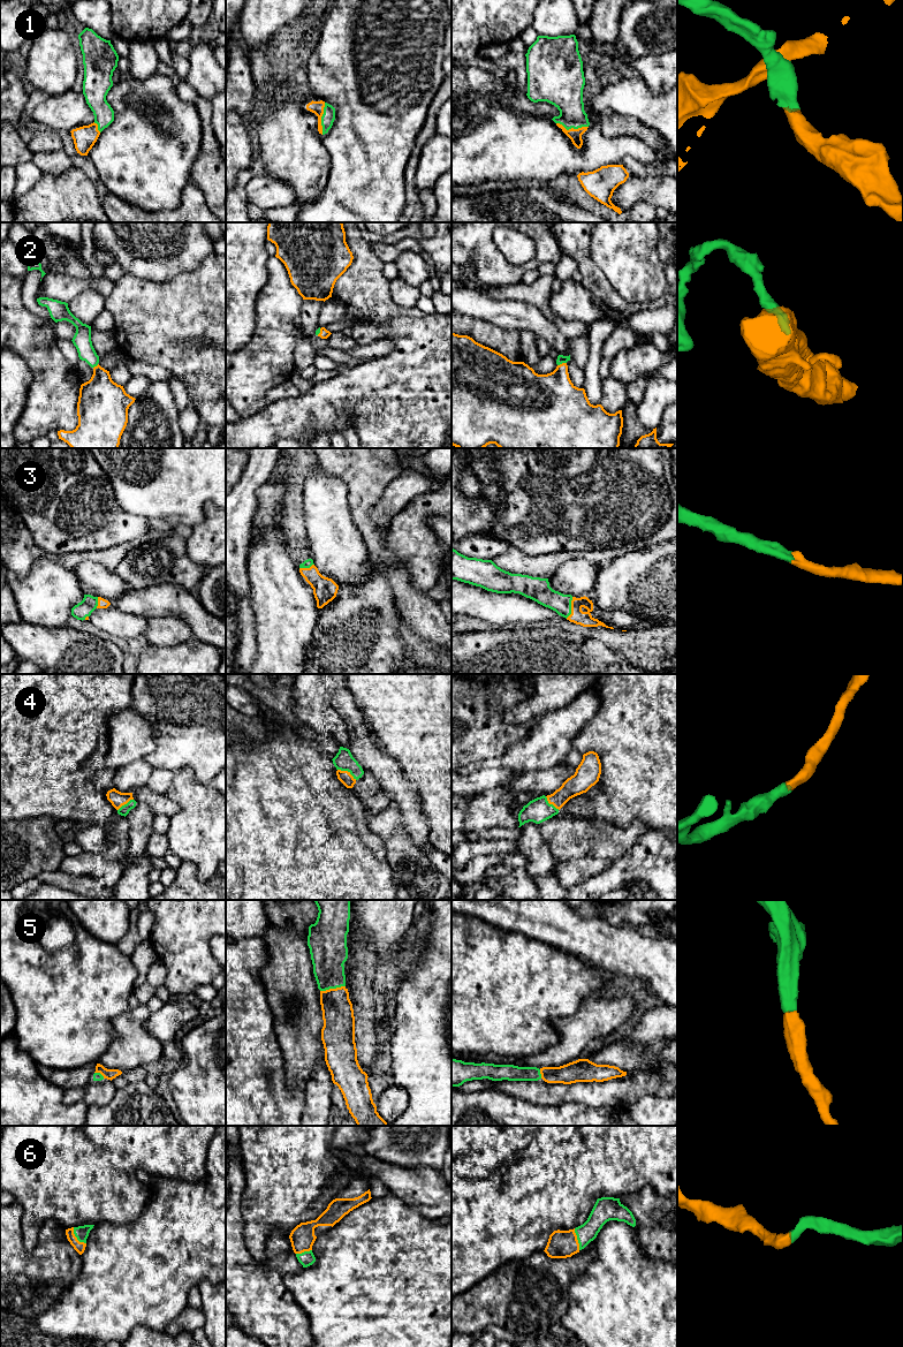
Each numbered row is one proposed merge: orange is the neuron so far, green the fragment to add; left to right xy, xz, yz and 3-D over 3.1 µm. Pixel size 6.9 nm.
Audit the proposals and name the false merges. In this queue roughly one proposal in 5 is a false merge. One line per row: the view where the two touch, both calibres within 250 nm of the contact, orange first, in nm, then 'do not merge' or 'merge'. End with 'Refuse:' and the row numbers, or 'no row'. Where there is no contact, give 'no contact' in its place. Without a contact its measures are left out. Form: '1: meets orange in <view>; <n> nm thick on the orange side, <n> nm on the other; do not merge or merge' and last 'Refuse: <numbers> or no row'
1: meets orange in xz; 90 nm thick on the orange side, 90 nm on the other; merge
2: meets orange in yz; 340 nm thick on the orange side, 60 nm on the other; merge
3: meets orange in yz; 100 nm thick on the orange side, 150 nm on the other; merge
4: meets orange in xz; 90 nm thick on the orange side, 140 nm on the other; merge
5: meets orange in xz; 220 nm thick on the orange side, 260 nm on the other; merge
6: meets orange in yz; 190 nm thick on the orange side, 140 nm on the other; merge
Refuse: no row

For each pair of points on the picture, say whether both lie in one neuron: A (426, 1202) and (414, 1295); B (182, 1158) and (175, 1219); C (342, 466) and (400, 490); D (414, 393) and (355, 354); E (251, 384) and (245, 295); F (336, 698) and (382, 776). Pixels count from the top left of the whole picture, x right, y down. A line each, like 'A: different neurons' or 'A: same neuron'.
A: different neurons
B: different neurons
C: different neurons
D: different neurons
E: different neurons
F: same neuron

